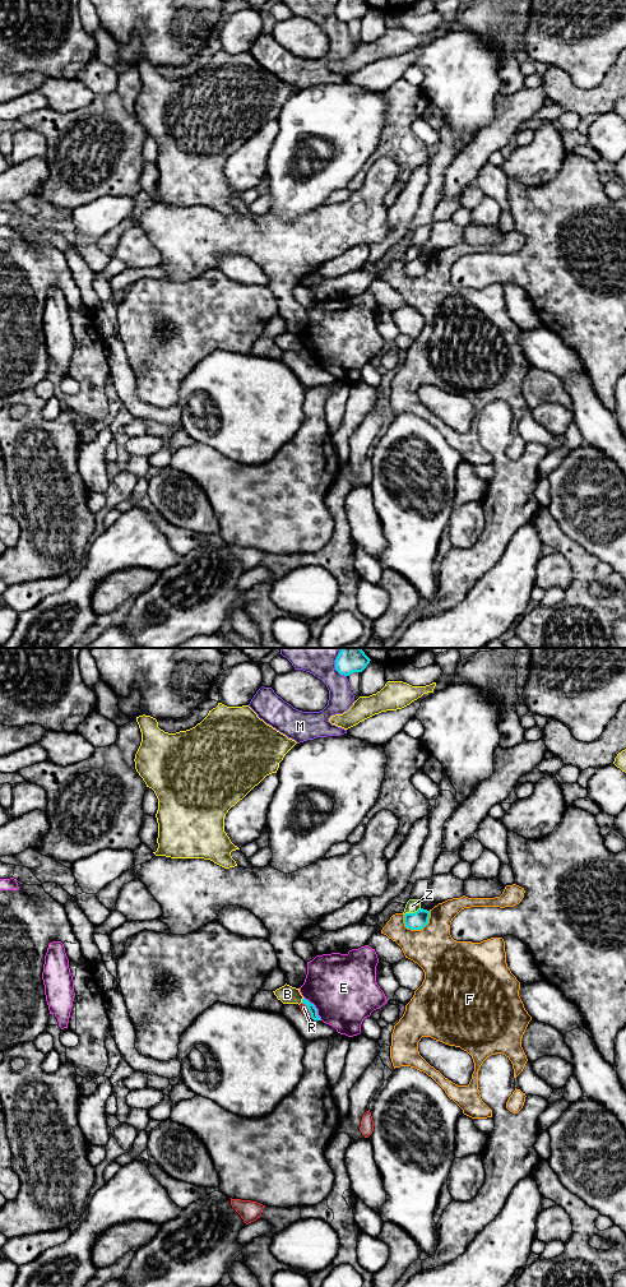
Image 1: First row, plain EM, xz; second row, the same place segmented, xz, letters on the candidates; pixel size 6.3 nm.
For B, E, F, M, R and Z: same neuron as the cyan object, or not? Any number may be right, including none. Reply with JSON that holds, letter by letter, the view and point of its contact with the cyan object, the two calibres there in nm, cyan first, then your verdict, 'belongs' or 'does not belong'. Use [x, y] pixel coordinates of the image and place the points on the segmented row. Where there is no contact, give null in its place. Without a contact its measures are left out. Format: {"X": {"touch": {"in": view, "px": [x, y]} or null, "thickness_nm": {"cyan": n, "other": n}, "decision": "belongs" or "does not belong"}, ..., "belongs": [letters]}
{"B": {"touch": {"in": "xz", "px": [302, 1000]}, "thickness_nm": {"cyan": 50, "other": 120}, "decision": "does not belong"}, "E": {"touch": {"in": "xz", "px": [315, 1008]}, "thickness_nm": {"cyan": 50, "other": 420}, "decision": "does not belong"}, "F": {"touch": {"in": "xz", "px": [421, 927]}, "thickness_nm": {"cyan": 110, "other": 280}, "decision": "does not belong"}, "M": {"touch": {"in": "xz", "px": [335, 663]}, "thickness_nm": {"cyan": 170, "other": 300}, "decision": "does not belong"}, "R": {"touch": {"in": "xz", "px": [309, 1010]}, "thickness_nm": {"cyan": 50, "other": 50}, "decision": "does not belong"}, "Z": {"touch": {"in": "xz", "px": [412, 913]}, "thickness_nm": {"cyan": 110, "other": 90}, "decision": "does not belong"}, "belongs": []}

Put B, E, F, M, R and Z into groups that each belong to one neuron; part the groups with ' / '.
B / E / F / M / R / Z

